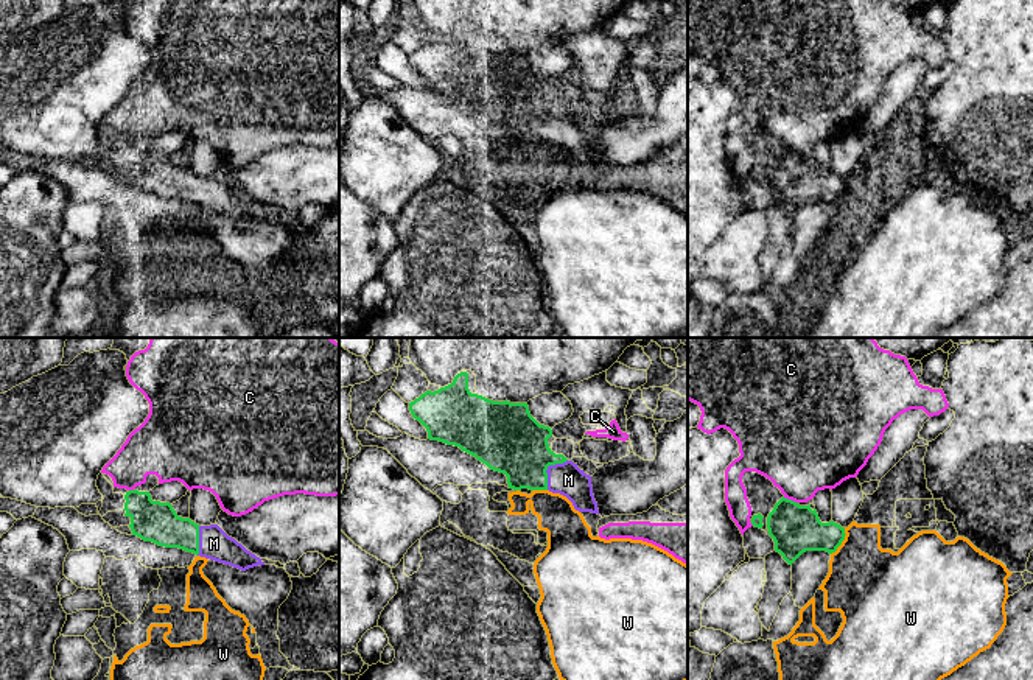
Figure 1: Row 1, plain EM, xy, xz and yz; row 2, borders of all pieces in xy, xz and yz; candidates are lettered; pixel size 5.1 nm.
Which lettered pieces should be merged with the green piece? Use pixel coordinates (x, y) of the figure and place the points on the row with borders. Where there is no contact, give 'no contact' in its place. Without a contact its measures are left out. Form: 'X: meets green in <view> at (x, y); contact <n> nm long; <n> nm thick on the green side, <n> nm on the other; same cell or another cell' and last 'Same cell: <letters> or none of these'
C: meets green in yz at (791, 500); contact 90 nm long; 260 nm thick on the green side, 420 nm on the other; another cell
M: meets green in xz at (546, 469); contact 190 nm long; 340 nm thick on the green side, 170 nm on the other; same cell
W: meets green in yz at (842, 540); contact 160 nm long; 260 nm thick on the green side, 400 nm on the other; another cell
Same cell: M

